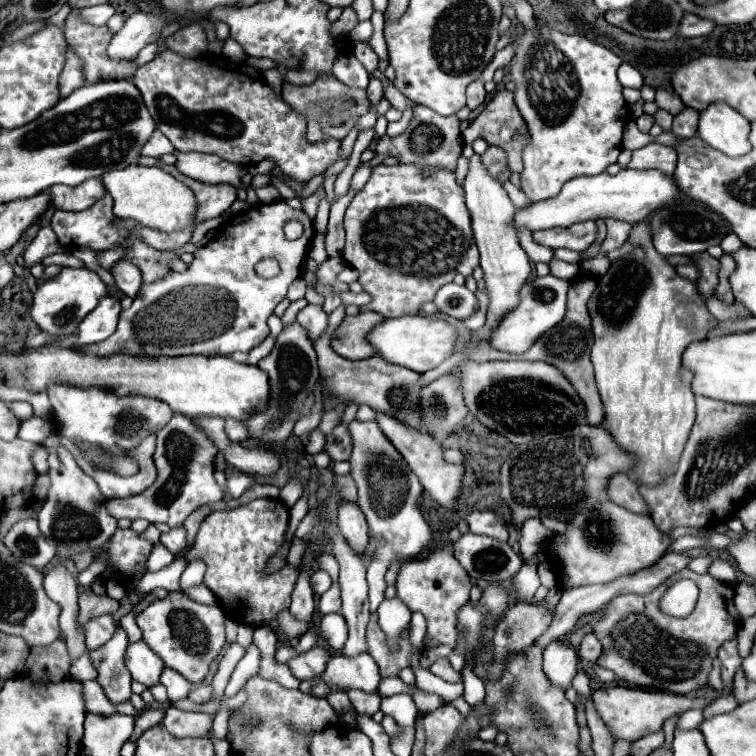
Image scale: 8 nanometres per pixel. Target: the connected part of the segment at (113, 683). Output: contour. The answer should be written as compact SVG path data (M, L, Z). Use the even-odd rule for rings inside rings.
M116 624L116 636L108 640L102 648L90 652L90 660L98 672L98 684L104 688L106 696L118 704L130 700L130 672L124 664L124 652L128 646L128 636L120 624Z

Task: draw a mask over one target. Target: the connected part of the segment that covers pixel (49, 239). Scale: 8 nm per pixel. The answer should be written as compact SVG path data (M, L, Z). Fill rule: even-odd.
M44 226L40 228L38 236L30 242L30 246L26 248L24 252L24 268L30 270L34 264L38 264L42 258L50 256L50 254L56 254L56 252L70 252L68 248L64 248L62 244L58 244L56 240L56 234L50 230L50 226Z

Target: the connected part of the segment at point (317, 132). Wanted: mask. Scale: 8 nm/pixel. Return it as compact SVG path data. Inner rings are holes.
M308 120L308 134L306 134L306 138L308 138L310 142L326 142L326 140L328 140L328 138L322 134L320 124L316 124L316 120Z

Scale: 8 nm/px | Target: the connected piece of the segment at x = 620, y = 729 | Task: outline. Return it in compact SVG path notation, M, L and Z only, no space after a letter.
M608 686L608 688L594 690L590 694L590 700L594 702L598 716L608 726L614 740L628 740L628 742L640 740L646 734L662 730L664 720L678 712L686 712L692 708L706 708L710 704L704 698L688 698L672 692L654 692L654 690L628 688L628 686Z

